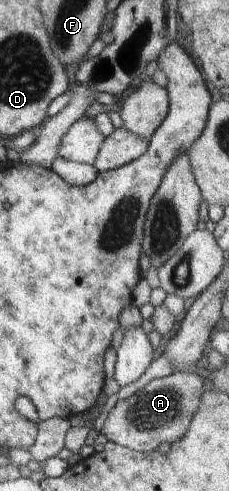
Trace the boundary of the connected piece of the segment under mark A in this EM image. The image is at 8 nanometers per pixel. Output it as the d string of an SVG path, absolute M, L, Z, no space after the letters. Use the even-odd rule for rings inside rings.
M188 370L174 371L170 376L148 382L130 398L118 401L109 413L101 434L106 435L108 441L142 453L158 449L162 442L175 443L184 436L199 408L205 392L201 379Z

